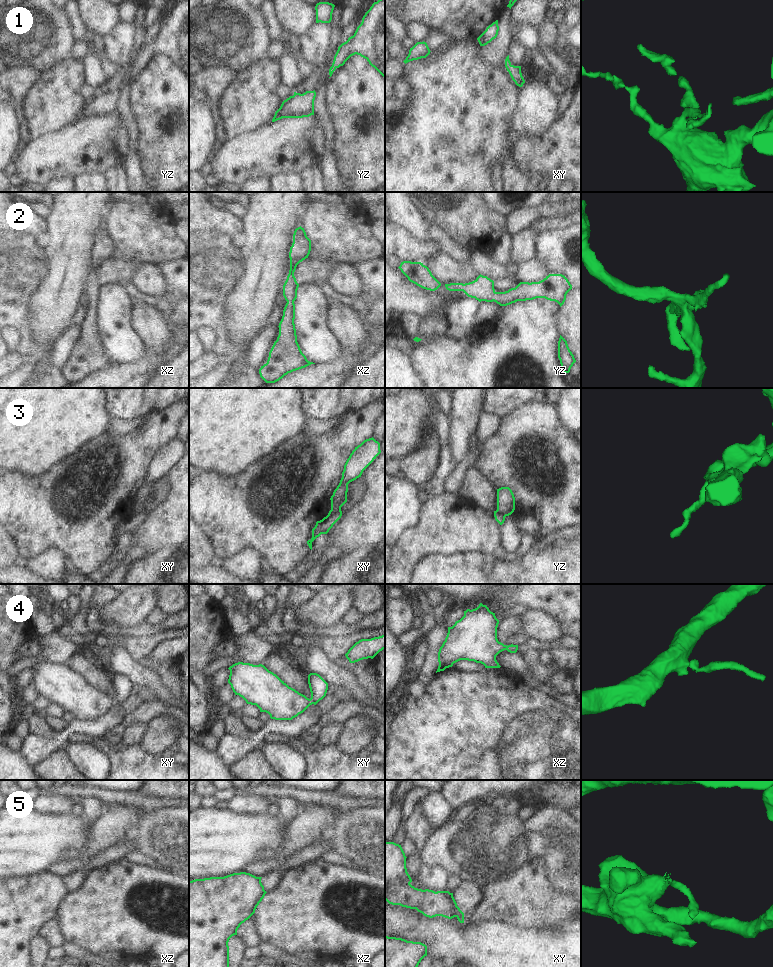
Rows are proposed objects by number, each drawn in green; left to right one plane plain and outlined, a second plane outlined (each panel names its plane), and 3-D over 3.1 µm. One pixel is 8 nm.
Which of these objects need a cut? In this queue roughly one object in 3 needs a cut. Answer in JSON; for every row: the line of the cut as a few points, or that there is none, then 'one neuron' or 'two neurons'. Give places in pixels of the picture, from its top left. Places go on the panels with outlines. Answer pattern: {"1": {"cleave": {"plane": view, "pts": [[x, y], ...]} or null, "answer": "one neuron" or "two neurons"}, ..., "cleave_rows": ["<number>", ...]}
{"1": {"cleave": null, "answer": "one neuron"}, "2": {"cleave": null, "answer": "one neuron"}, "3": {"cleave": {"plane": "xy", "pts": [[340, 509], [329, 513]]}, "answer": "two neurons"}, "4": {"cleave": null, "answer": "one neuron"}, "5": {"cleave": {"plane": "xy", "pts": [[451, 893], [457, 916]]}, "answer": "two neurons"}, "cleave_rows": ["3", "5"]}

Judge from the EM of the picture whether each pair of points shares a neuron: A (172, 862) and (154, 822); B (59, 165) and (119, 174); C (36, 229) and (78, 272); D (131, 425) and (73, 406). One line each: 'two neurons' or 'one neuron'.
A: one neuron
B: two neurons
C: two neurons
D: two neurons

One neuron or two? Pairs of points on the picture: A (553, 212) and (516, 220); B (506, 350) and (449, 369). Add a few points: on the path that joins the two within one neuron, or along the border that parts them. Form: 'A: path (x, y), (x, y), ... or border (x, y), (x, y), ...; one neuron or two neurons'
A: path (544, 212), (525, 216); one neuron
B: path (492, 364), (487, 369), (463, 369); one neuron

